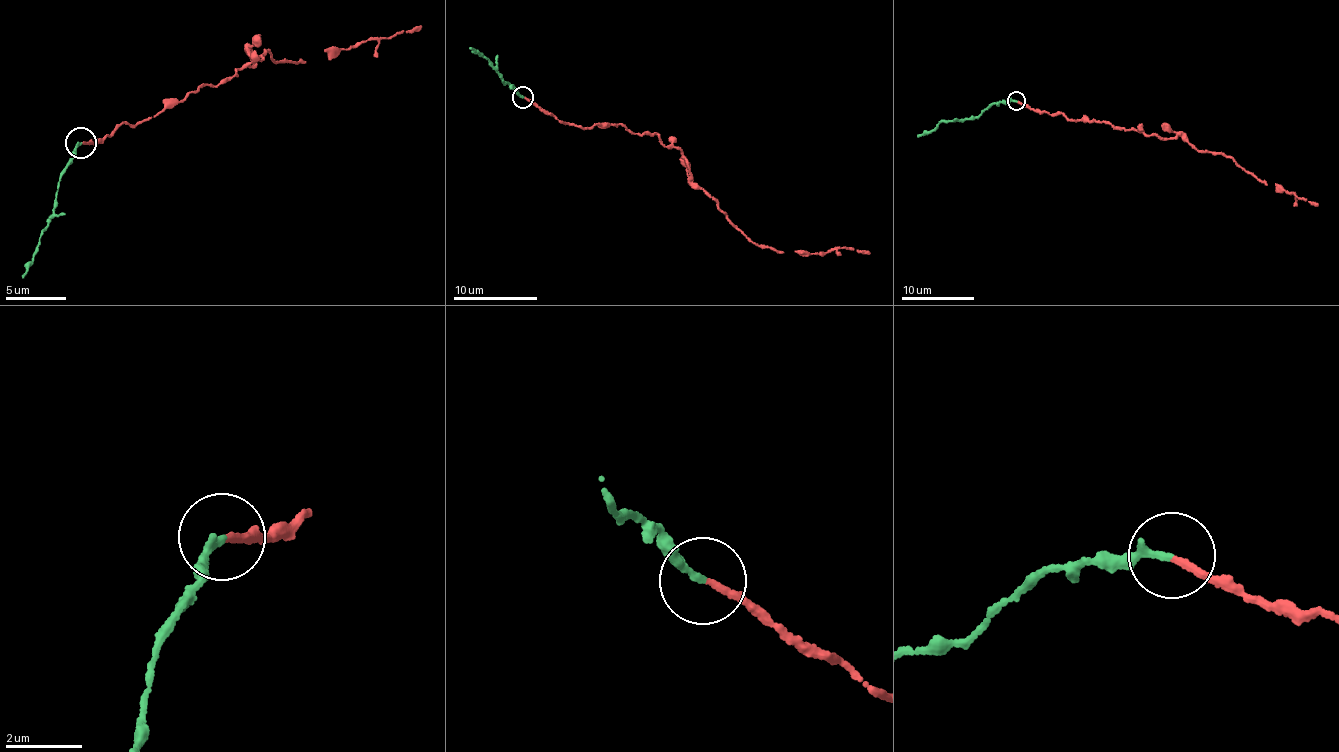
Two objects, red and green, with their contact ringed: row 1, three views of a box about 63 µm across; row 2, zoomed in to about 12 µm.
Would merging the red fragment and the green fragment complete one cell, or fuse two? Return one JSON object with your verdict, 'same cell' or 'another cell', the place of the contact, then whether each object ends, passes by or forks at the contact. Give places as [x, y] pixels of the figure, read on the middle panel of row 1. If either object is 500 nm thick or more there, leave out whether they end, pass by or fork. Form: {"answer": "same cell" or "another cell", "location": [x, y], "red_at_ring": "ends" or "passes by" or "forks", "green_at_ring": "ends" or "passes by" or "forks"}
{"answer": "same cell", "location": [522, 97], "red_at_ring": "ends", "green_at_ring": "ends"}

